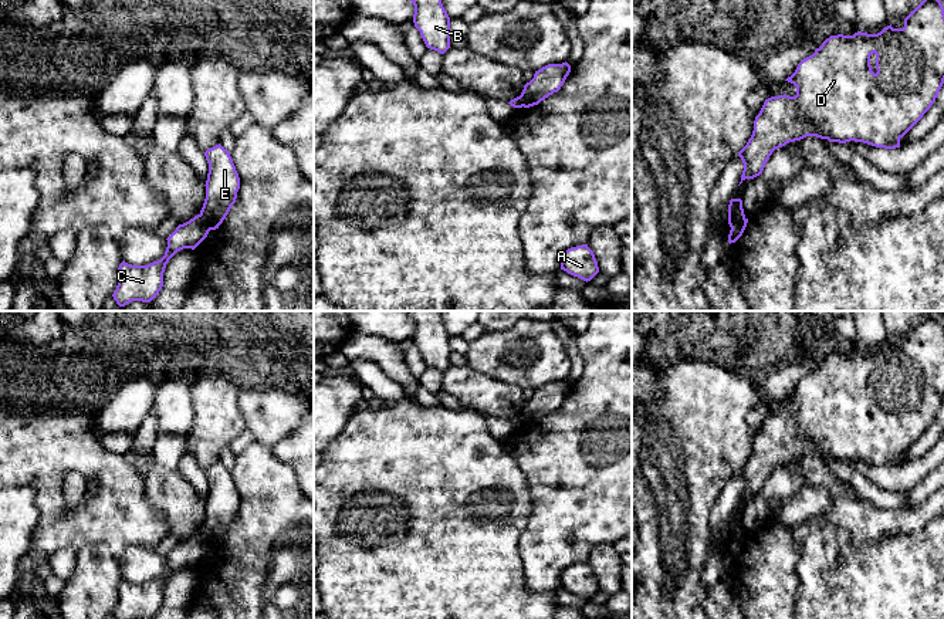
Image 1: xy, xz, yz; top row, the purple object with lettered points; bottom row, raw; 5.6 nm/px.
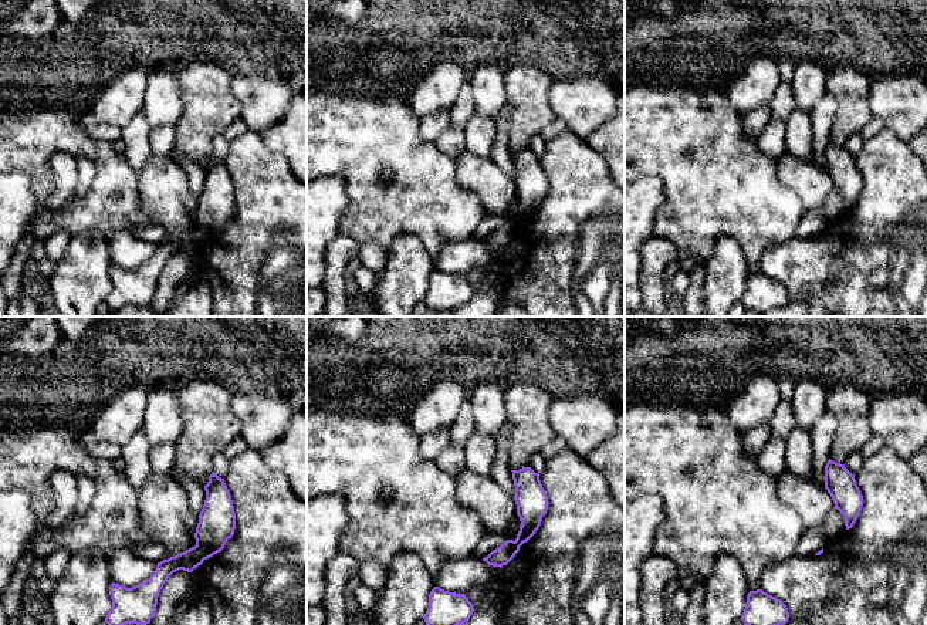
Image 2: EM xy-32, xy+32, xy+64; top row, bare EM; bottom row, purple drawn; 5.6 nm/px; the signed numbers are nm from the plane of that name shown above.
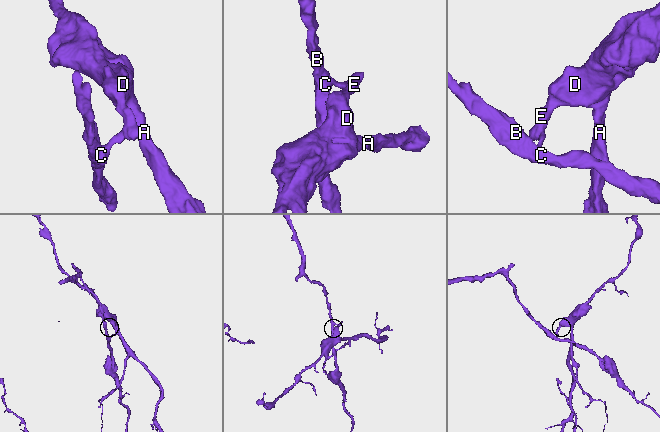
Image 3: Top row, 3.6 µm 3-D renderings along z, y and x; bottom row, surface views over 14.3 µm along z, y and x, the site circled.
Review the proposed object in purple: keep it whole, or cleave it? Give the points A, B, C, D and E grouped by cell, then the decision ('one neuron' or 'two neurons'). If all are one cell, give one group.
A D E / B C; two neurons

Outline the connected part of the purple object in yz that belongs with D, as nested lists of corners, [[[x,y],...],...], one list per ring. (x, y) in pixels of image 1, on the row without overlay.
[[[928,311],[904,336],[903,346],[890,342],[877,352],[830,354],[785,399],[796,405],[796,413],[765,417],[751,456],[738,470],[744,481],[740,503],[759,494],[775,467],[806,454],[900,466],[900,457],[931,426],[944,402],[944,325]]]

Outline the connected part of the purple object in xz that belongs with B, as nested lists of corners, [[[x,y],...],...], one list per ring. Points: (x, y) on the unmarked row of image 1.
[[[409,311],[415,324],[413,341],[427,366],[444,372],[450,366],[450,335],[440,311]]]

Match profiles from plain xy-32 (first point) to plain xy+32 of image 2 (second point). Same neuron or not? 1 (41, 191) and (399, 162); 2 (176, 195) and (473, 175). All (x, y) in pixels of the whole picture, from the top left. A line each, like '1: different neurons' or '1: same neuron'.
1: same neuron
2: same neuron

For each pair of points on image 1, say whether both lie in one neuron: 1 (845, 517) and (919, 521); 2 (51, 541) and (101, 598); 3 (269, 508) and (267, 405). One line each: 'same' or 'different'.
1: same
2: different
3: different

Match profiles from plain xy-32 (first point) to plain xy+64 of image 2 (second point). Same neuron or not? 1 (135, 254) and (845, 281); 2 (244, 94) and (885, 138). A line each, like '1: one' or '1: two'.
1: one
2: two

